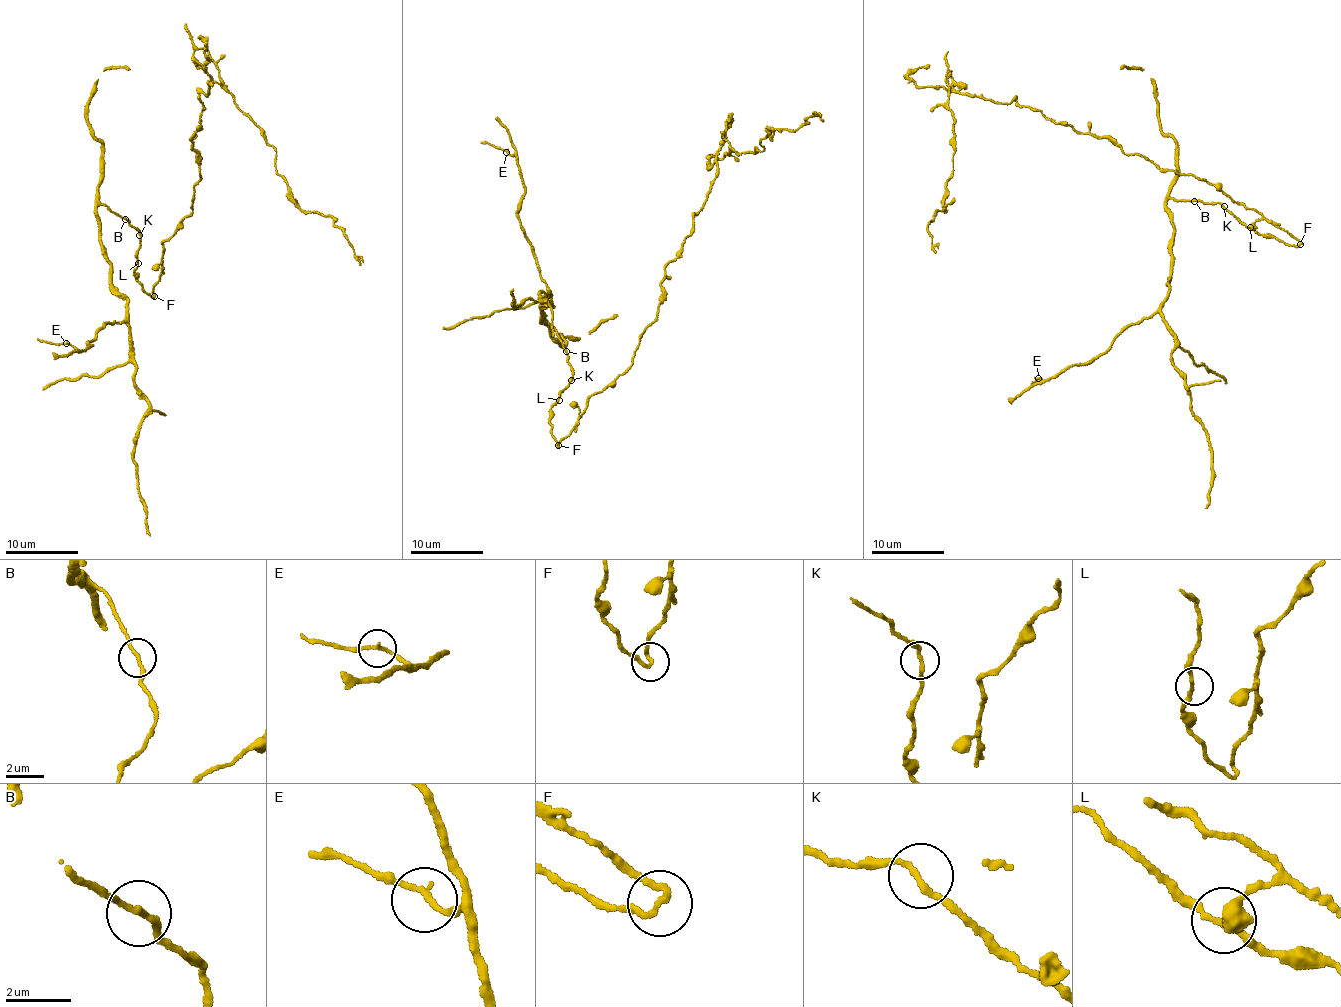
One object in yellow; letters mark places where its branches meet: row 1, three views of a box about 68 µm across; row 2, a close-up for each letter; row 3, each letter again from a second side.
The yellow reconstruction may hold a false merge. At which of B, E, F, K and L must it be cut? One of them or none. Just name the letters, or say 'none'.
F

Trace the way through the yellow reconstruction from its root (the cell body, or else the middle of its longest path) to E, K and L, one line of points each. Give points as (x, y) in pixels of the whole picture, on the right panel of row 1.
E: (1223, 194), (1300, 243), (1259, 236), (1219, 203), (1167, 199), (1164, 304), (1103, 353), (1038, 378)
K: (1223, 194), (1248, 209), (1257, 210), (1300, 243), (1295, 247), (1273, 236), (1259, 236), (1224, 206)
L: (1223, 194), (1248, 209), (1257, 210), (1300, 243), (1295, 247), (1273, 236), (1262, 237), (1250, 227)

